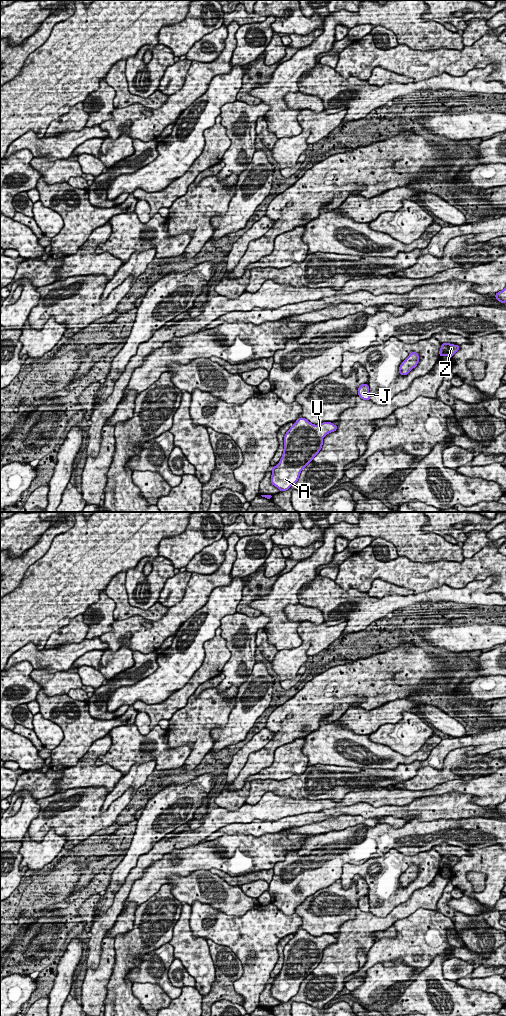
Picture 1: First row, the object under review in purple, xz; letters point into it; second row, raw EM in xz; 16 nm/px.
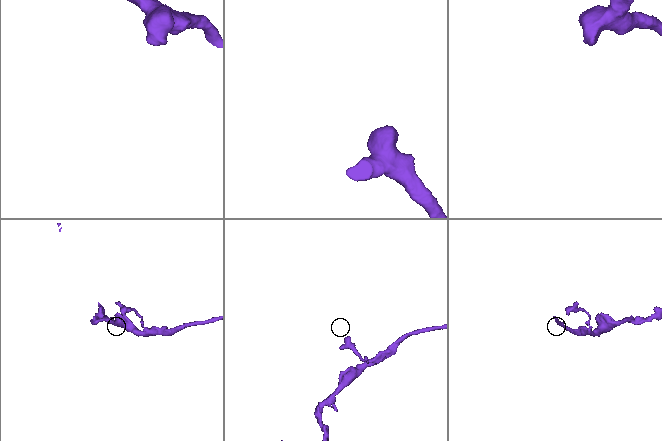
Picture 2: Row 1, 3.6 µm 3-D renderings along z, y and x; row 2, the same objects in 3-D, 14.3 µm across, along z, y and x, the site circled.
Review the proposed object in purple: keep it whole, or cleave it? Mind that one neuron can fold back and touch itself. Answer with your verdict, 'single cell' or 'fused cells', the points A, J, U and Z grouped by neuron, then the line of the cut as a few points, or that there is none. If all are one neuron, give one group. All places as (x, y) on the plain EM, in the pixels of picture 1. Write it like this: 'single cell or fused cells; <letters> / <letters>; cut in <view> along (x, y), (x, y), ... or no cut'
single cell; A J U Z; no cut

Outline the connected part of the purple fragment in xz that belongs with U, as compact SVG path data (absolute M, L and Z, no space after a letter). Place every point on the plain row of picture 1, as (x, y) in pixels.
M298 930L284 947L284 961L279 975L272 979L271 996L280 1004L295 996L301 983L314 971L323 957L323 950L337 942L332 934L312 936Z

